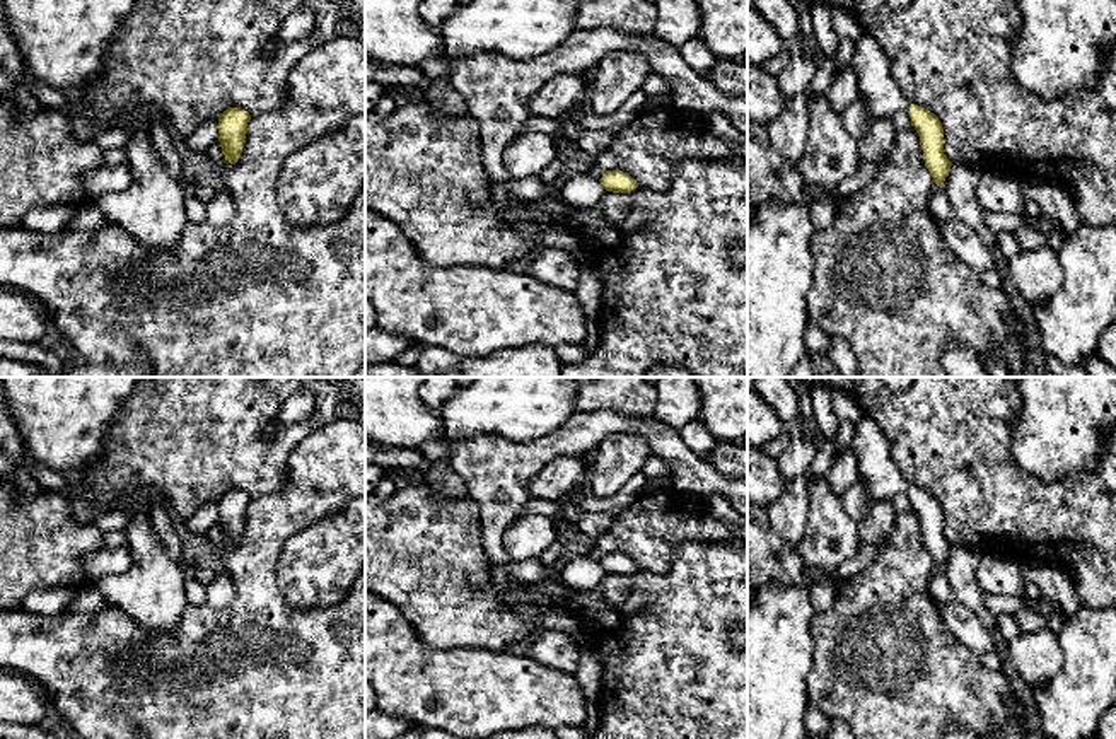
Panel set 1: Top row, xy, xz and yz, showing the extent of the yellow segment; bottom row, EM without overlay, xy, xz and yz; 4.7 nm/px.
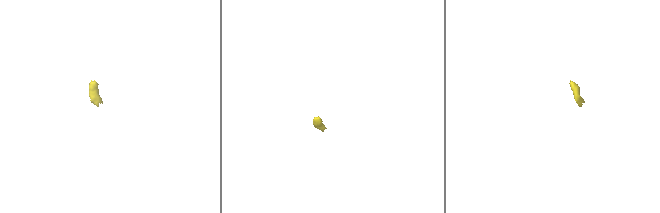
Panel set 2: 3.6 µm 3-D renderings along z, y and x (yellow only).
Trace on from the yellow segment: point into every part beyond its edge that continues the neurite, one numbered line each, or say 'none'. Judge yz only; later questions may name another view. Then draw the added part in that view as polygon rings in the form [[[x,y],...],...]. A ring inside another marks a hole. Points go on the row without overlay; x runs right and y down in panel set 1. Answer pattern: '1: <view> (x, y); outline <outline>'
1: yz (883, 480); outline [[[867,416],[855,423],[852,447],[863,490],[872,503],[910,493],[911,485],[903,478],[891,457],[891,447],[881,427]]]

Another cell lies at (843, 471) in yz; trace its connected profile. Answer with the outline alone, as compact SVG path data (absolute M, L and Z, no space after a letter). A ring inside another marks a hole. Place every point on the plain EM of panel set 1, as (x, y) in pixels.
M852 449L841 451L833 461L826 481L836 495L841 495L852 483L858 480L857 459Z

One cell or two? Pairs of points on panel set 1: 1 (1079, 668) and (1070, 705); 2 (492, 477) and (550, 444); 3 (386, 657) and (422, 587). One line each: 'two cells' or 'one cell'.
1: one cell
2: one cell
3: two cells

